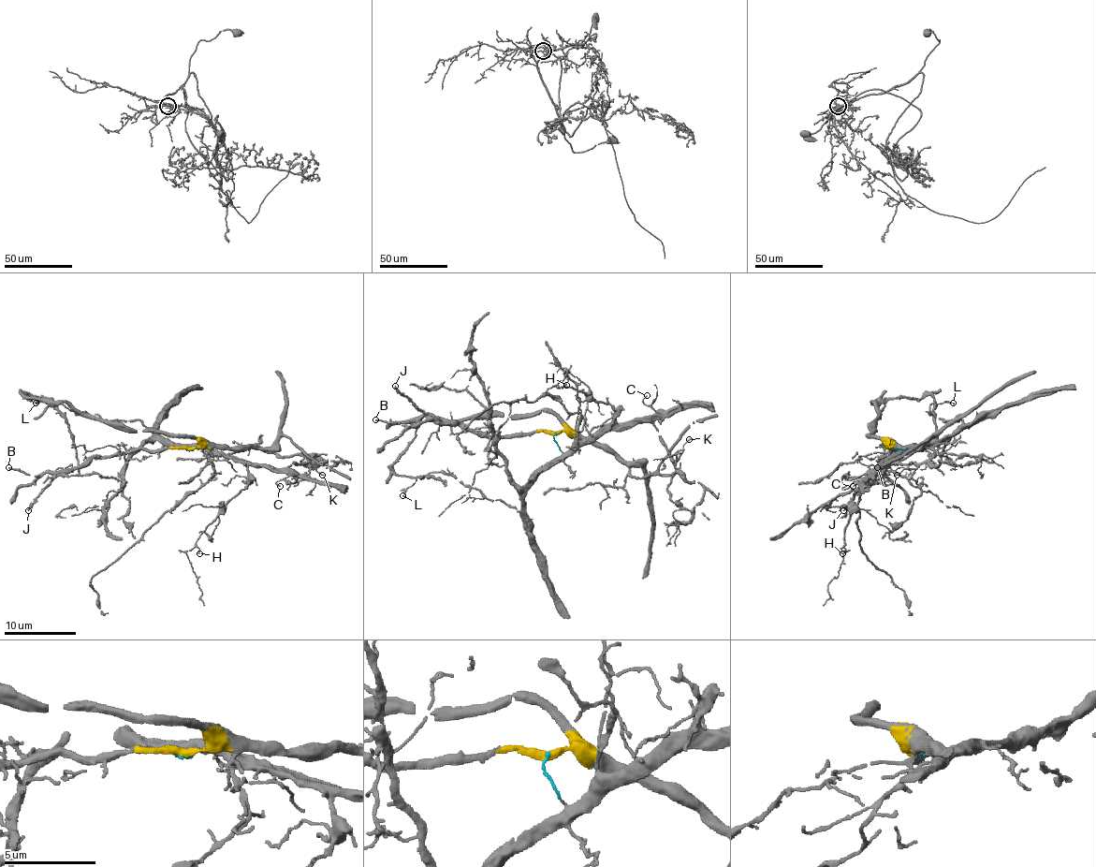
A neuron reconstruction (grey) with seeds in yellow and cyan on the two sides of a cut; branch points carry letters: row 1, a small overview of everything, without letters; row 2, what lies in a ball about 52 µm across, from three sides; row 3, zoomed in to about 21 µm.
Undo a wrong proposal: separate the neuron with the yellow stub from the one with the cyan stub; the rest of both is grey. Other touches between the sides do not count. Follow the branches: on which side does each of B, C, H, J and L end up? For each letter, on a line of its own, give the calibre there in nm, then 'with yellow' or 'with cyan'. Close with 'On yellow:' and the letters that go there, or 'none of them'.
B: 180 nm | with yellow
C: 110 nm | with cyan
H: 130 nm | with cyan
J: 200 nm | with yellow
L: 110 nm | with cyan
On yellow: B, J

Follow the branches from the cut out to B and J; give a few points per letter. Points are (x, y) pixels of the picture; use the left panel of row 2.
B: (189, 449), (162, 448), (117, 451), (105, 457), (90, 457), (67, 469), (42, 475), (7, 468)
J: (189, 449), (162, 448), (90, 457), (78, 466), (64, 469), (28, 510)

